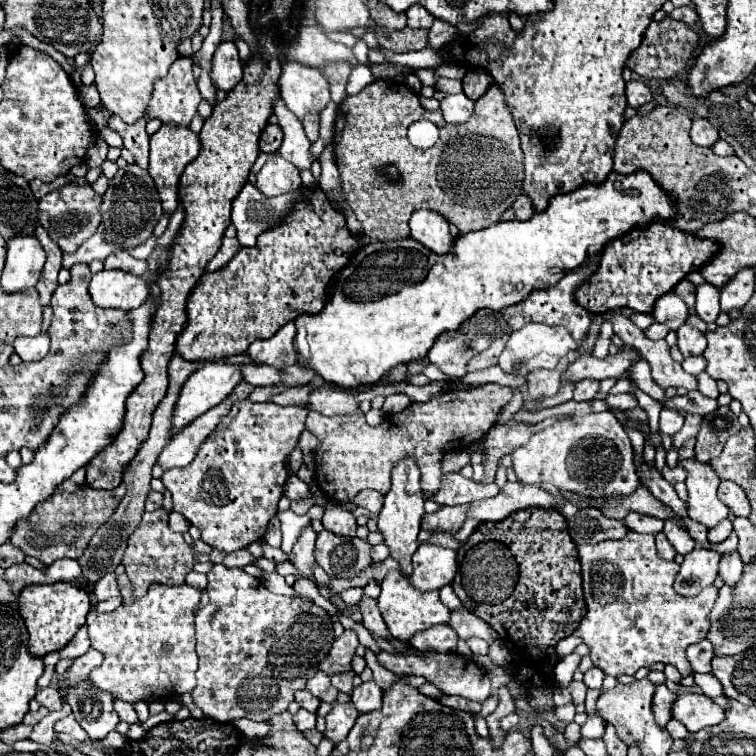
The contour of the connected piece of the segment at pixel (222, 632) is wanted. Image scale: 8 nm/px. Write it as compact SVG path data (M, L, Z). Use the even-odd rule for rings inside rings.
M214 565L208 571L206 593L210 603L200 607L196 613L196 651L200 667L196 671L198 683L192 691L194 705L216 721L230 721L238 717L268 721L272 715L286 711L294 701L294 693L306 687L308 677L318 671L318 663L332 647L334 631L330 615L322 607L304 599L274 595L260 579L250 577L242 569L228 569L222 565ZM246 679L254 679L254 691L246 691L246 695L242 695L242 683L246 683Z

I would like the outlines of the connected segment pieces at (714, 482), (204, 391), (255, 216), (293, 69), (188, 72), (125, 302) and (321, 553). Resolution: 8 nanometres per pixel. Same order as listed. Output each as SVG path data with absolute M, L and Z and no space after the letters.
M678 459L678 465L686 469L686 487L688 487L688 515L690 519L706 525L708 529L716 527L728 515L728 507L716 497L720 479L708 463L698 463L698 459Z
M208 361L184 383L172 415L172 435L182 431L196 417L210 407L222 403L232 393L236 383L242 381L238 365L226 365L222 361Z
M246 183L232 203L232 223L238 231L238 241L242 247L254 247L256 237L266 229L282 223L292 205L302 201L298 191L284 193L280 197L264 197L254 183Z
M282 61L280 95L286 107L304 119L308 113L318 113L330 103L330 91L326 77L316 67L306 67L294 61Z
M180 57L170 65L166 77L154 81L152 99L146 107L146 119L160 119L188 127L202 101L192 75L192 59Z
M100 271L92 275L90 295L98 307L106 309L136 309L148 299L146 277L136 277L124 271Z
M324 529L318 533L314 557L330 577L352 579L372 565L370 549L364 539L340 537Z

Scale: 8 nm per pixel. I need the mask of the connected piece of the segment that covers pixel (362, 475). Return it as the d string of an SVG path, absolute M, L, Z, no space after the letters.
M480 385L480 387L470 387L464 391L444 391L436 397L432 397L426 403L410 403L404 411L394 413L394 415L384 415L382 423L372 427L364 421L364 413L356 411L354 415L336 415L336 417L326 417L320 415L318 411L310 411L306 419L308 431L312 431L320 439L320 447L316 451L316 485L322 489L322 493L334 501L334 503L348 503L352 501L362 489L374 489L378 493L390 491L390 471L398 459L404 459L410 455L414 463L418 463L420 469L420 483L422 483L422 493L426 493L426 499L430 499L442 483L442 457L452 451L452 449L462 449L470 443L478 443L484 439L488 429L498 421L498 413L504 409L504 405L512 399L512 389L502 387L502 385Z

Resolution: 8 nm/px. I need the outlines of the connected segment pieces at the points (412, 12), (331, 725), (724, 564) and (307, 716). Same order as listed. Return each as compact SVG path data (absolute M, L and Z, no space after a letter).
M412 5L408 11L408 27L422 27L422 29L430 29L434 17L422 7L422 5Z
M350 701L344 703L344 705L334 703L334 709L326 715L324 737L330 739L332 743L338 743L338 741L346 739L346 735L350 733L350 729L356 723L356 717L358 717L358 711Z
M736 551L722 555L720 575L724 577L724 583L730 587L734 587L734 583L738 583L738 579L742 577L742 561L740 561L740 555Z
M300 709L296 715L294 715L294 723L300 731L306 731L306 729L314 729L316 727L316 715L306 711L306 709Z

